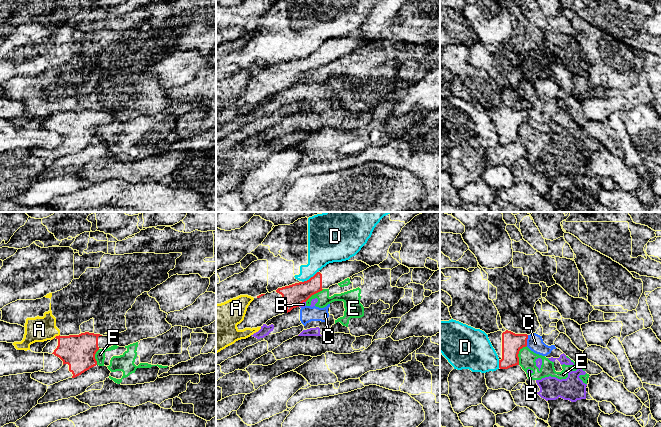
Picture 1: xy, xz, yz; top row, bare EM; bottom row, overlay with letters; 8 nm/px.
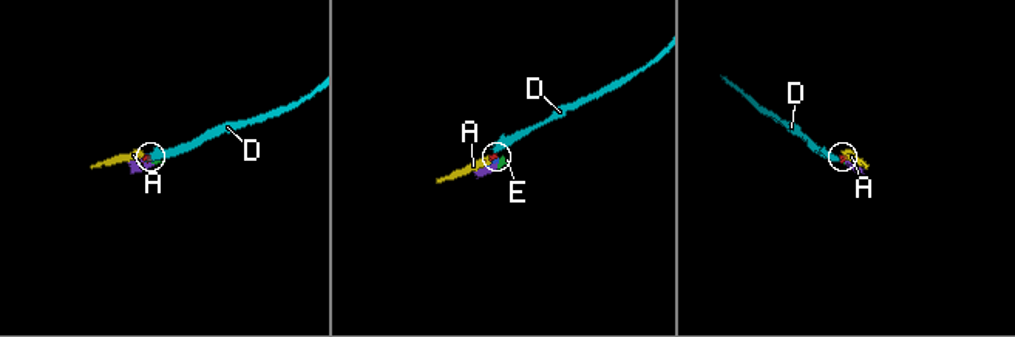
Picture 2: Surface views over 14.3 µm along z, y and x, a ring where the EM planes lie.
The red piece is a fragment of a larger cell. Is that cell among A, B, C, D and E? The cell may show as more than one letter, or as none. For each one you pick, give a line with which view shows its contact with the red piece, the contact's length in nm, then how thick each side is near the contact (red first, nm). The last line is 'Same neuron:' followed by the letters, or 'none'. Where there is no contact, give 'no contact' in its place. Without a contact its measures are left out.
Same neuron: none

